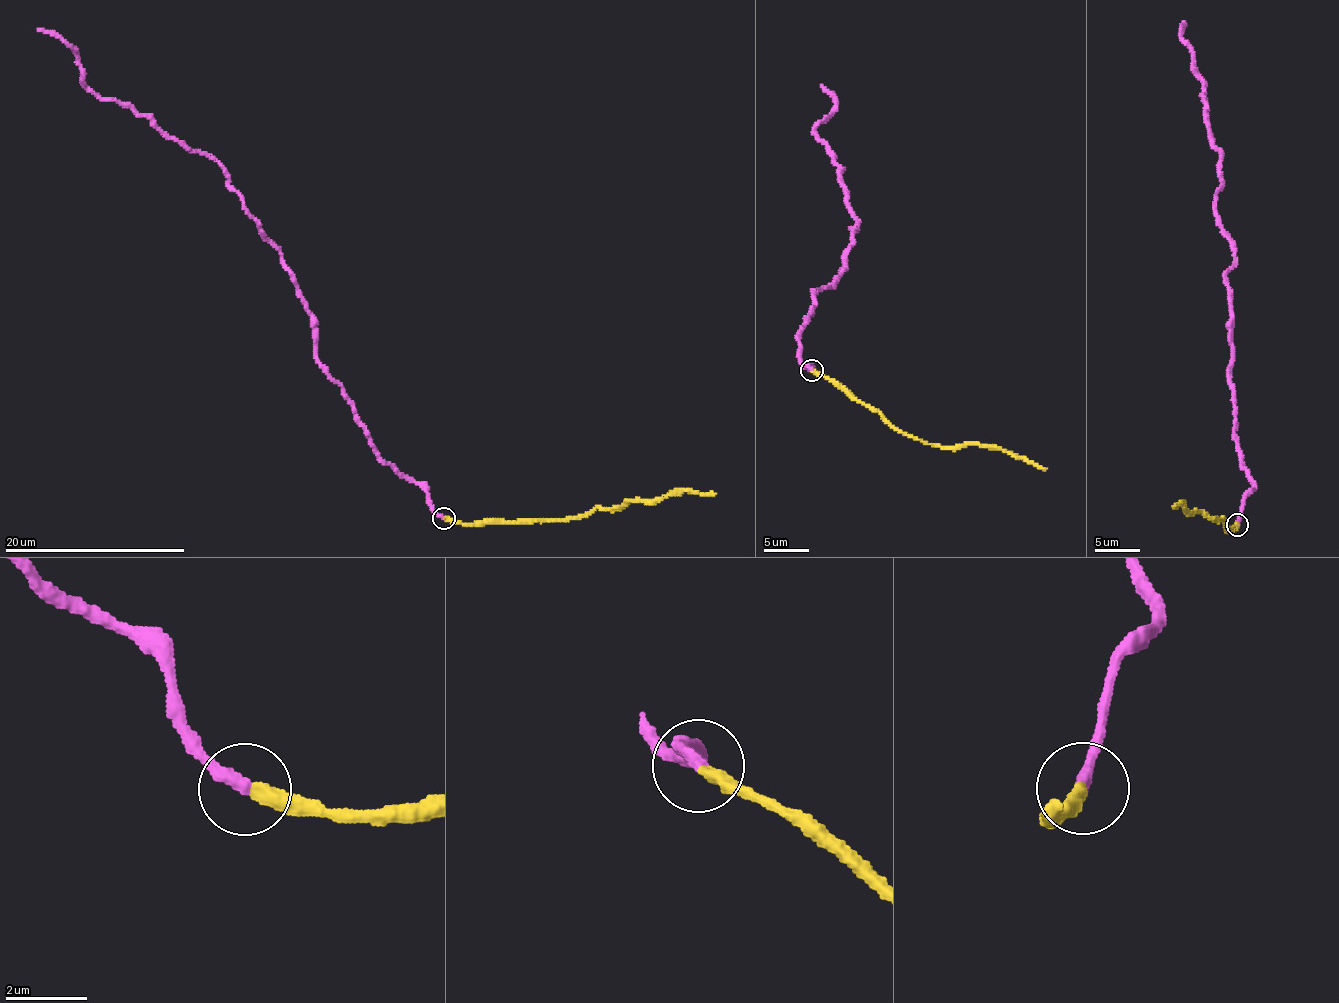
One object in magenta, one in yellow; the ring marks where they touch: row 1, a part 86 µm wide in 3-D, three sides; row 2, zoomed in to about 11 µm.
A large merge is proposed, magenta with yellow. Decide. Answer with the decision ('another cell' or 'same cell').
same cell

